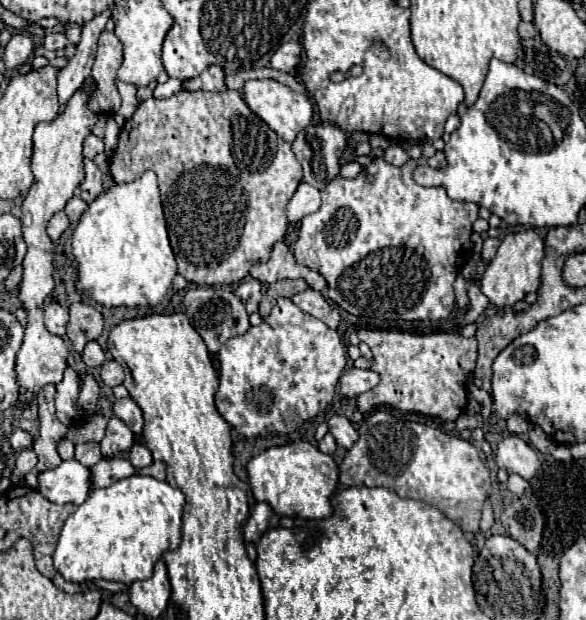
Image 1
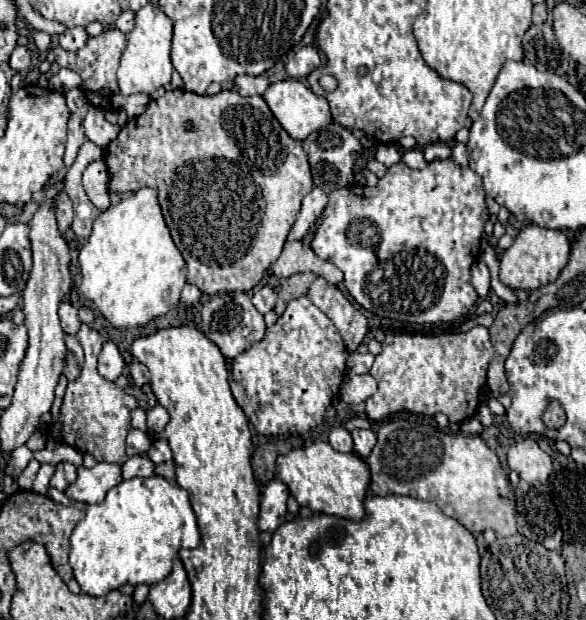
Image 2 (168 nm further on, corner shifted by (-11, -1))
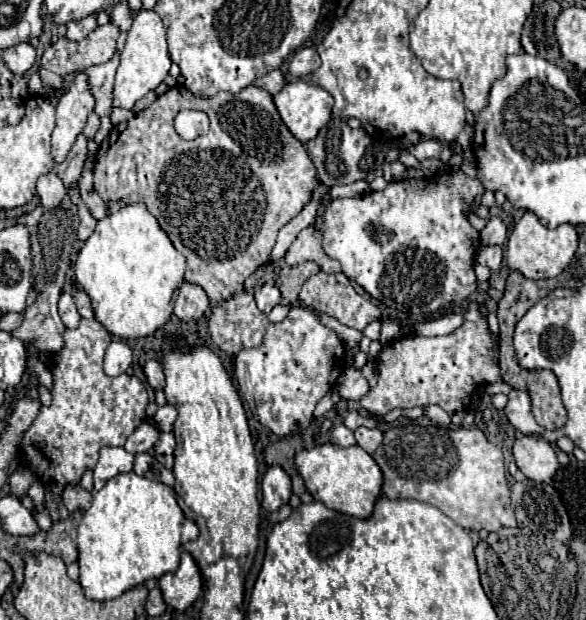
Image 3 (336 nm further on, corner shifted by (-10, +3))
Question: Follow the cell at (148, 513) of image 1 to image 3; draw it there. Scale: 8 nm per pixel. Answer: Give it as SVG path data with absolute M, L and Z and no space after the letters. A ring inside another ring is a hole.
M134 471L112 477L94 493L92 505L78 525L80 585L86 599L116 599L146 579L174 573L180 563L180 547L196 537L198 527L178 507L174 489L138 477Z

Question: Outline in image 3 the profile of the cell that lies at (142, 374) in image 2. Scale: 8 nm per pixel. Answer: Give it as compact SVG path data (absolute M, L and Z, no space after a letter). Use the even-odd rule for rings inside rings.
M148 361L144 365L144 375L146 375L146 381L150 387L154 389L162 389L164 385L164 373L162 373L162 367L158 361Z

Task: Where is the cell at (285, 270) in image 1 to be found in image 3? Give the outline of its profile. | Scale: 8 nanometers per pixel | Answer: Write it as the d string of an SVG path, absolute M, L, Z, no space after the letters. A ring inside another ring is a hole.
M306 227L304 231L298 233L296 243L288 249L284 260L290 266L298 266L302 261L314 261L318 263L318 267L326 273L338 273L340 271L340 263L336 259L330 259L324 251L322 251L322 235L316 227Z

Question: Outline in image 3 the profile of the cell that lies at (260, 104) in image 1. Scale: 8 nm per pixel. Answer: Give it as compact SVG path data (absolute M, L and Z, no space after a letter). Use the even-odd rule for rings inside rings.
M296 79L274 95L274 105L290 133L306 143L330 121L334 99L326 89Z

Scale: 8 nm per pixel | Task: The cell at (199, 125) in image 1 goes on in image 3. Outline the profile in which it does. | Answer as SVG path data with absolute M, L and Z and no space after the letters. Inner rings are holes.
M174 85L174 87L168 89L164 95L160 95L148 109L140 111L138 115L134 115L134 117L126 123L124 129L116 127L116 129L108 135L108 139L102 141L102 145L100 145L98 153L96 153L96 163L94 163L94 189L98 191L98 195L100 195L104 201L124 201L124 203L142 201L142 203L148 207L148 211L158 219L160 227L166 231L166 235L170 237L170 241L174 243L174 247L186 257L188 267L186 267L184 279L186 279L188 283L200 285L200 287L206 291L206 295L208 295L208 299L210 299L212 303L230 299L236 291L242 289L244 281L246 281L258 267L262 267L262 265L268 263L270 251L272 251L272 247L274 247L274 243L276 243L278 231L280 231L292 217L296 217L296 215L302 211L302 207L304 207L304 205L308 203L308 199L310 199L310 193L312 193L316 187L318 187L316 169L314 169L314 165L312 165L312 161L310 161L310 157L308 157L304 145L302 145L302 143L288 131L288 127L282 123L282 119L280 119L276 107L274 107L274 103L272 103L272 95L270 95L268 91L264 91L264 89L258 89L258 87L246 87L246 89L242 89L240 93L226 93L226 91L220 91L218 95L204 99L204 97L192 95L184 85ZM180 109L200 109L200 111L204 111L204 113L210 117L210 131L208 131L206 135L202 135L202 137L196 137L194 141L186 141L186 139L182 139L180 135L176 135L172 123L174 123L174 117L176 117L176 113L178 113Z

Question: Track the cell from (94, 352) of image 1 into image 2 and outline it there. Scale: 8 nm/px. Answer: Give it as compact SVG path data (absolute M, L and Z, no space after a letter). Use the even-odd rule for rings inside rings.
M107 341L103 345L103 351L99 355L99 373L107 381L115 381L125 371L125 361L113 341Z

